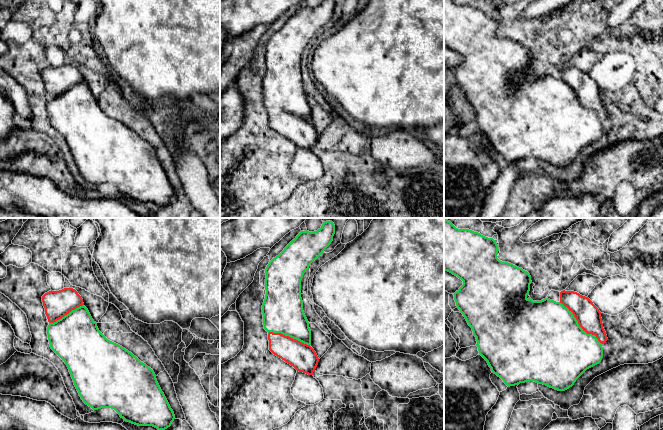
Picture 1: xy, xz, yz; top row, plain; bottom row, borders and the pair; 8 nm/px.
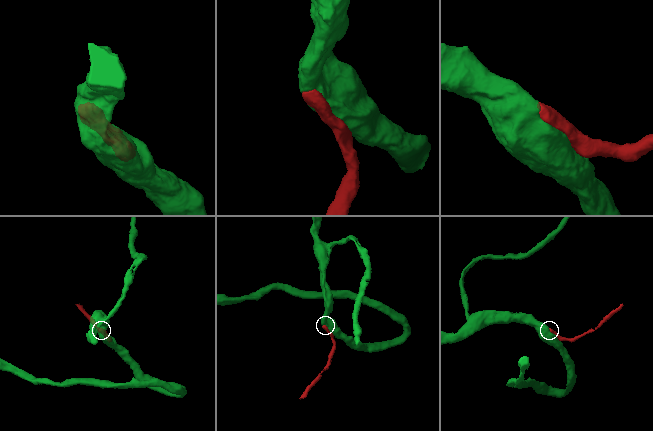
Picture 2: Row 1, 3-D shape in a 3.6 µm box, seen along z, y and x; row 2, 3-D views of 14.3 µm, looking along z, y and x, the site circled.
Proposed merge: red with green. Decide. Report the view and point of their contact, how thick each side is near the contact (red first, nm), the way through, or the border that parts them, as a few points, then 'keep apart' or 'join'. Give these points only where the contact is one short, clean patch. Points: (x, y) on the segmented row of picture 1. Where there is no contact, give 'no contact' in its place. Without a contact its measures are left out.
meets red in yz at (579, 325); 190 nm thick on the red side, 500 nm on the other; join

